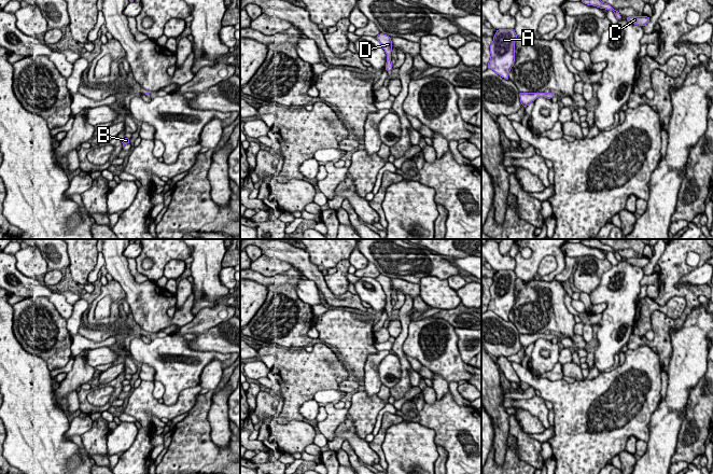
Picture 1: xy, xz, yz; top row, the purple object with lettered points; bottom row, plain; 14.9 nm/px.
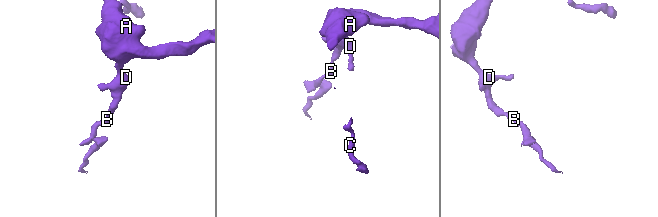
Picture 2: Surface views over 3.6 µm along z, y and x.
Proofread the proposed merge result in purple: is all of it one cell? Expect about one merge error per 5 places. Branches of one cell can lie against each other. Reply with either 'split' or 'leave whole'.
leave whole

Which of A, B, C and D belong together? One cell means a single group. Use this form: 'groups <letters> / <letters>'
groups A B C D

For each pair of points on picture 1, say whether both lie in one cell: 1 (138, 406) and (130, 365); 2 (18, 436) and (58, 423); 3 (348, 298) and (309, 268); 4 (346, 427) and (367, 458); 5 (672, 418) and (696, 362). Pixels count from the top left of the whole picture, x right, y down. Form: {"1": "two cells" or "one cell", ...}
{"1": "two cells", "2": "one cell", "3": "one cell", "4": "one cell", "5": "one cell"}

